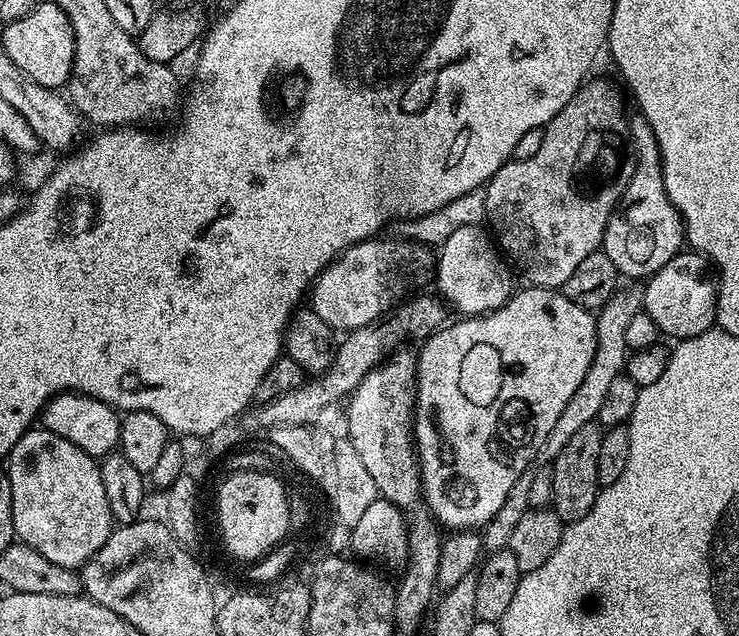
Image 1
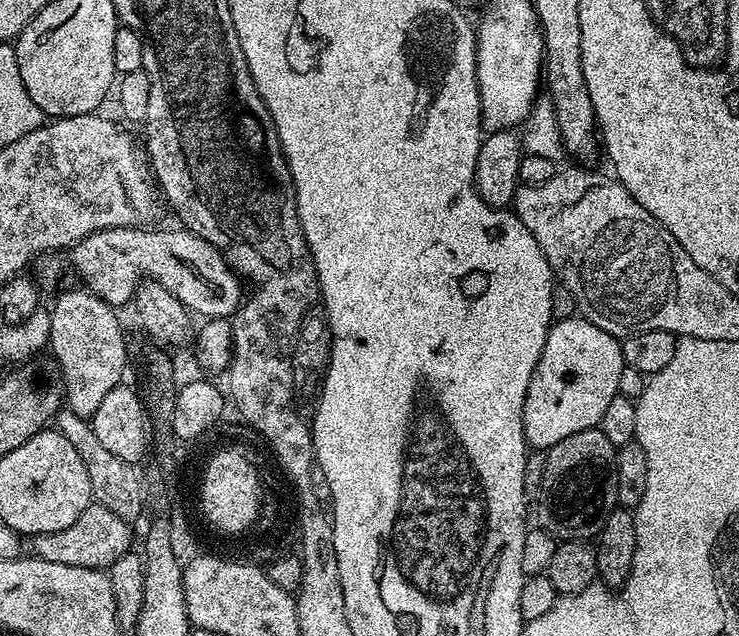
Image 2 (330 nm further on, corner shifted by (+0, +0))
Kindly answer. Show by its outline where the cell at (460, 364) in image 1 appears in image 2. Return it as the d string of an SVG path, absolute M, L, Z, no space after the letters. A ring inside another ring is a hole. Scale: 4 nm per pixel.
M579 314L553 323L548 329L546 346L538 366L530 378L528 397L524 403L524 433L533 449L547 450L562 442L562 438L570 438L570 434L578 434L599 425L602 414L606 414L606 406L610 406L618 394L618 377L625 366L620 345L621 341L617 337L594 326L594 322L585 320Z

